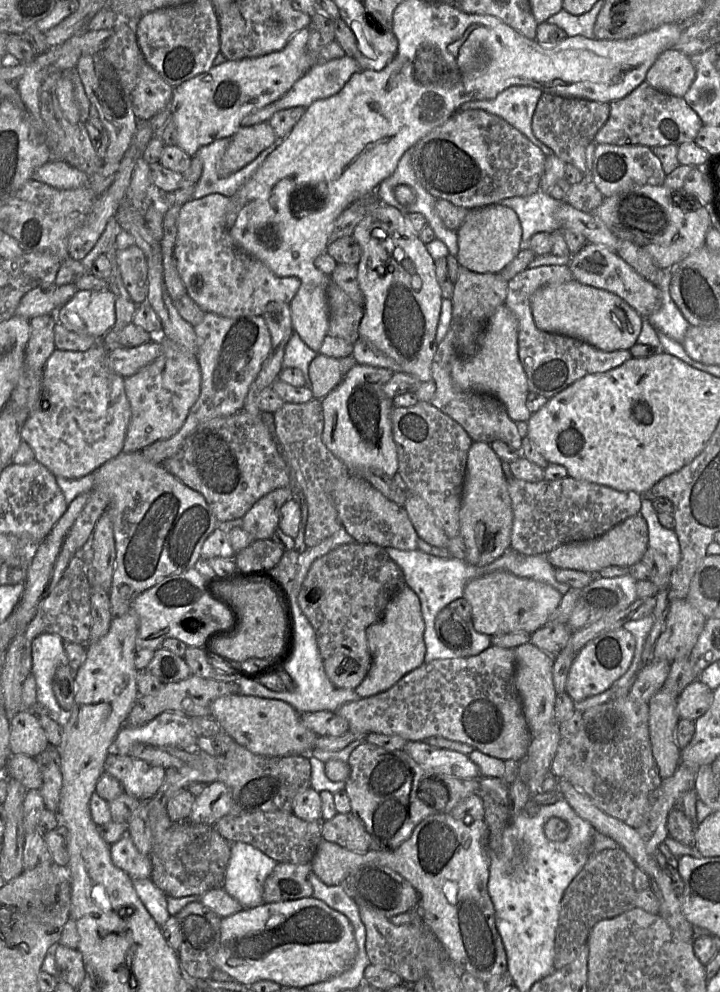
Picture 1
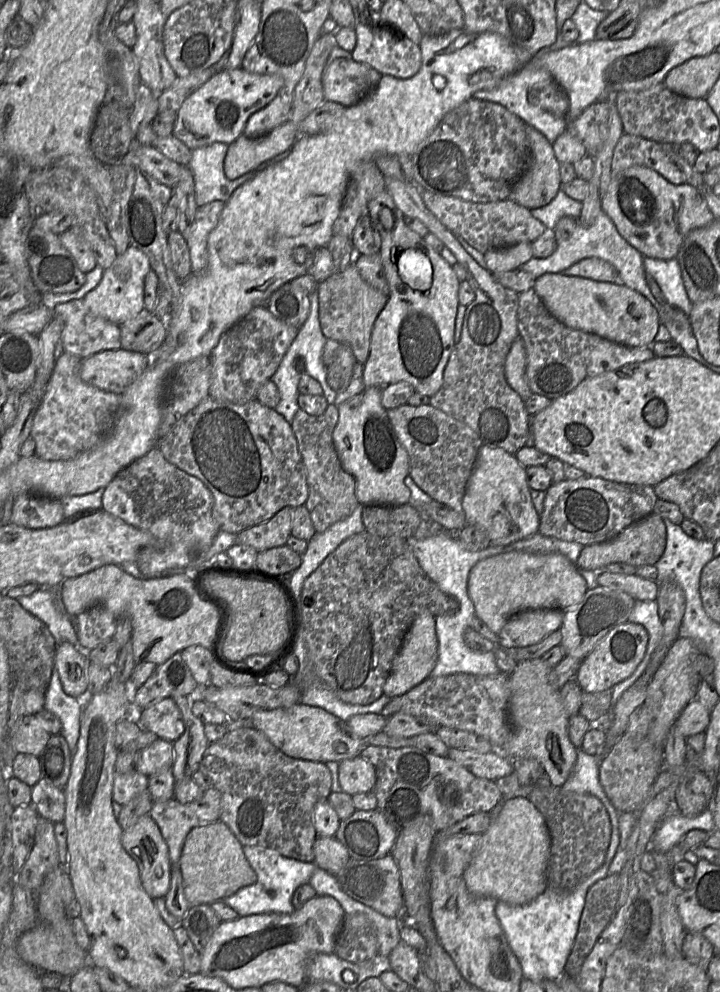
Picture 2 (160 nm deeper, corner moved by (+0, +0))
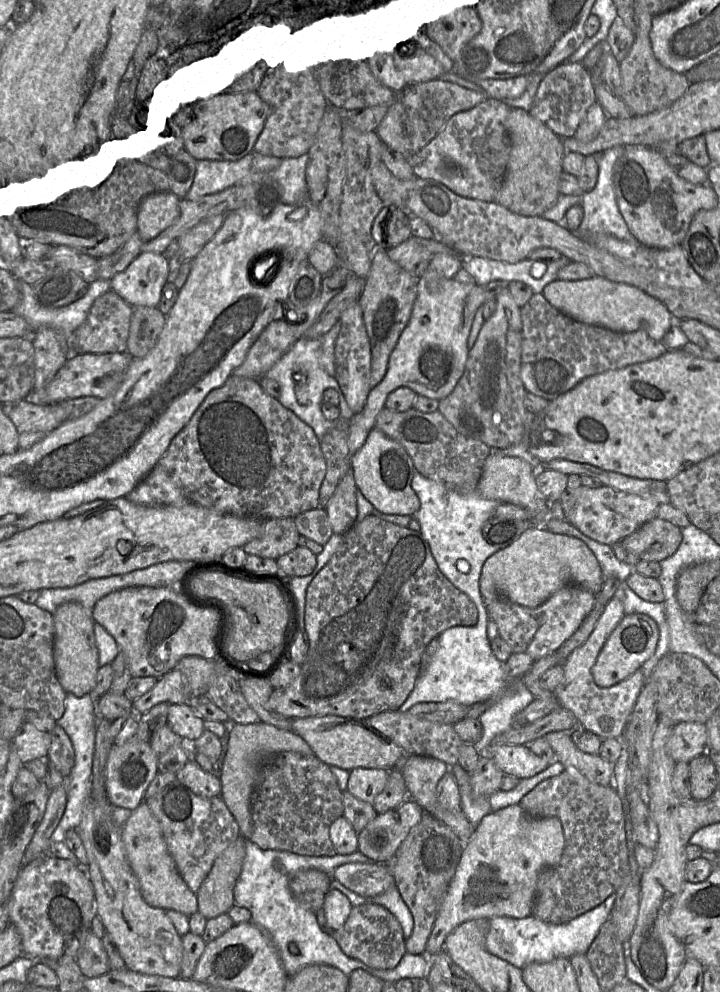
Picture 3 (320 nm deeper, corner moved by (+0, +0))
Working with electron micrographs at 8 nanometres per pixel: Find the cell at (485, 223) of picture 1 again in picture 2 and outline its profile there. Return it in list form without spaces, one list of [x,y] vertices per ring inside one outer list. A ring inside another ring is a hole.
[[[520,242],[510,247],[490,249],[484,254],[485,266],[491,273],[519,269],[533,257],[532,243]]]

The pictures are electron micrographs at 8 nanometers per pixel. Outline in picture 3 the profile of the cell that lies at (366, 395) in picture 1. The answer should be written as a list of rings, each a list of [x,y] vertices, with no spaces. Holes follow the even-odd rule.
[[[373,428],[364,445],[350,458],[357,490],[384,514],[413,515],[420,508],[420,500],[412,488],[414,475],[413,462],[398,442],[390,439],[382,431]]]

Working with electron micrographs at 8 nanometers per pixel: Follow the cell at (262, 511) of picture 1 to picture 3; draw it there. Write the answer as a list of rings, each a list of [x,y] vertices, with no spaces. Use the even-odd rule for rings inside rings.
[[[293,518],[264,519],[262,534],[245,544],[247,555],[256,555],[276,560],[298,547],[300,535]]]

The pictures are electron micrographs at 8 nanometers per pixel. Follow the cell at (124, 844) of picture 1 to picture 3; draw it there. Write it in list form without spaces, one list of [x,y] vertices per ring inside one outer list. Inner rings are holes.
[[[145,802],[132,811],[122,827],[122,840],[130,866],[138,879],[141,894],[148,904],[163,910],[175,910],[186,916],[198,912],[196,893],[188,888],[180,875],[168,851],[160,823]]]

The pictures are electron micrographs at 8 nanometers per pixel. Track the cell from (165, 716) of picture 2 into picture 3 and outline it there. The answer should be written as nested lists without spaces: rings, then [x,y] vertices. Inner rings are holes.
[[[190,703],[170,704],[167,725],[186,743],[197,740],[205,728],[204,720],[193,710]]]

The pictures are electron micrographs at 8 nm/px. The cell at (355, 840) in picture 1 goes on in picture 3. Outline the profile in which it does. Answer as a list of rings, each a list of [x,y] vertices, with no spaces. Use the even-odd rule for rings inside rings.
[[[414,800],[378,814],[357,834],[358,849],[373,862],[388,863],[425,811]]]

